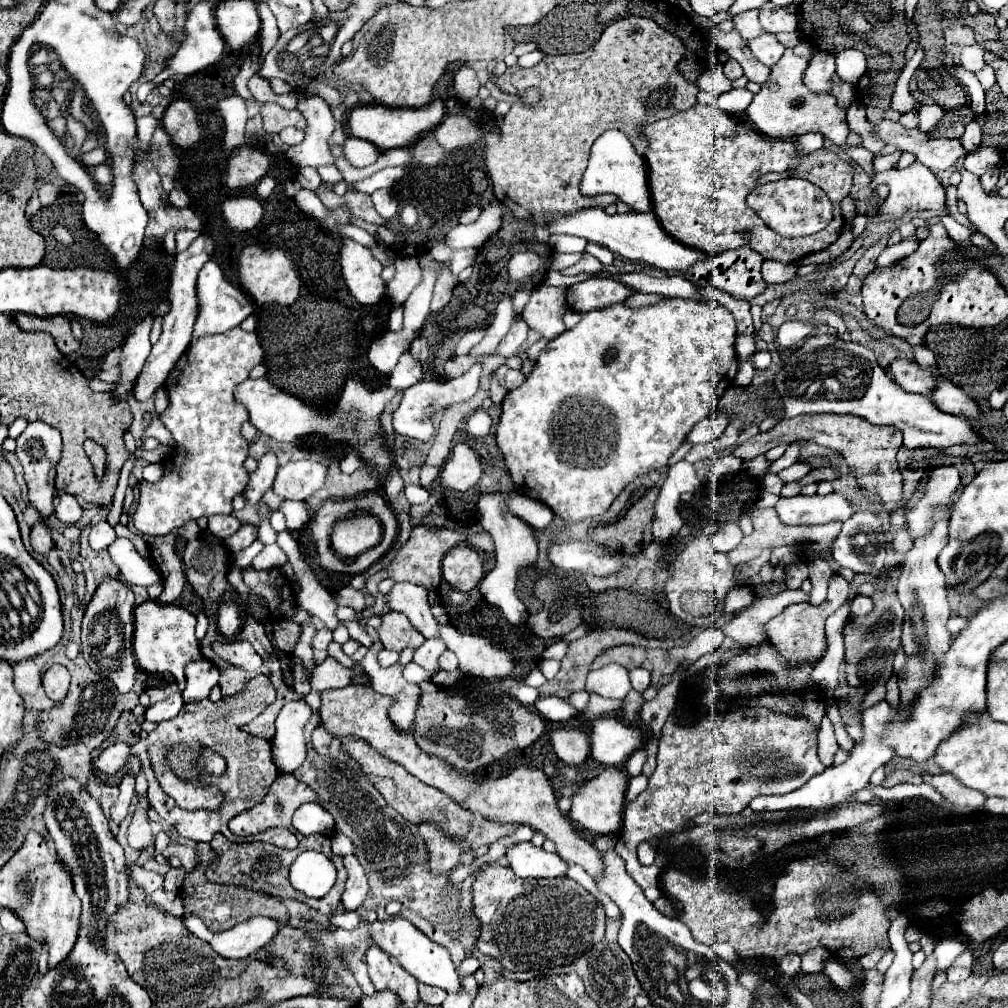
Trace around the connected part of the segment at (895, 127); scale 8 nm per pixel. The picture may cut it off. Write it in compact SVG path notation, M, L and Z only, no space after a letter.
M882 120L876 122L876 134L886 144L894 144L900 150L916 154L916 160L928 166L932 172L950 170L956 160L964 154L960 140L950 138L928 138L918 128L904 128L900 122Z

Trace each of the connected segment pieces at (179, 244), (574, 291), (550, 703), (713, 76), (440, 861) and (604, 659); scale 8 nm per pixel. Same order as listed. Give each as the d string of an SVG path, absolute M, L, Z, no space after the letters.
M188 228L178 230L178 234L176 234L176 250L174 250L174 252L176 252L176 254L184 252L200 234L202 234L200 230L188 230Z
M592 276L584 282L570 286L568 304L576 312L590 312L590 310L620 304L632 294L636 292L618 280L604 278L604 276Z
M548 696L548 698L536 700L532 704L532 710L542 714L542 718L552 720L552 722L566 722L576 712L576 708L566 698L556 698L556 696Z
M716 64L714 68L706 70L706 72L700 76L698 88L700 88L700 90L708 90L708 92L712 92L712 94L718 96L718 94L722 94L722 92L732 90L732 82L722 74L722 66Z
M422 824L420 826L420 836L424 840L424 844L428 846L428 868L434 876L446 874L450 872L460 858L460 844L452 844L452 840L444 840L444 836L440 836L440 832L436 832L436 828L432 828L432 824Z
M616 646L616 648L610 648L604 654L600 654L592 662L592 670L598 670L598 668L610 664L610 662L624 666L626 670L632 670L632 668L642 666L644 658L646 658L646 650L640 648L640 646Z

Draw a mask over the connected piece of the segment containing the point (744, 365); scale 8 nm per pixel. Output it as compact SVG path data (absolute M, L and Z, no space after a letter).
M750 360L738 362L738 374L736 374L736 382L738 384L748 384L752 380L752 372L754 372L754 364Z

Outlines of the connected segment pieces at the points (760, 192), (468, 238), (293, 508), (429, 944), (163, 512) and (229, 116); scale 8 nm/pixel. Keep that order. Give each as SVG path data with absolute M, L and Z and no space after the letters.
M786 178L756 186L746 196L746 204L756 210L756 214L782 236L808 236L826 228L833 218L833 206L827 195L817 186L802 178Z
M494 200L494 204L490 204L488 208L482 210L480 218L474 224L458 224L456 228L452 228L446 236L446 244L452 246L452 250L460 250L460 248L474 248L484 244L492 234L498 232L500 224L502 224L502 206L500 202Z
M286 500L286 502L282 504L280 512L286 516L286 524L288 524L288 530L290 530L290 532L300 530L300 528L308 522L308 510L306 510L306 504L304 504L304 502Z
M396 916L396 918L390 918L390 920L382 920L382 922L370 922L366 924L368 932L372 934L374 942L390 956L394 958L404 970L408 970L418 982L424 982L424 984L430 984L430 986L438 986L446 992L460 992L462 990L462 984L460 984L460 976L456 972L456 966L452 964L450 960L450 952L432 942L426 934L422 934L412 922Z
M240 326L224 332L224 334L206 334L194 340L188 350L180 356L176 366L172 368L166 380L168 392L168 408L160 414L160 420L170 430L176 448L166 454L162 460L164 476L158 482L140 482L140 500L134 512L134 526L140 534L148 536L166 536L174 528L184 526L188 520L198 520L202 516L212 514L232 514L234 496L242 494L248 484L248 472L244 468L244 460L248 458L250 442L240 434L242 424L248 420L248 410L236 402L234 388L244 382L250 370L260 364L264 358L264 350L254 332L244 332Z
M230 96L220 100L220 114L226 122L226 134L224 134L224 146L228 152L236 150L238 146L244 146L244 126L248 120L246 114L246 100L242 96Z

